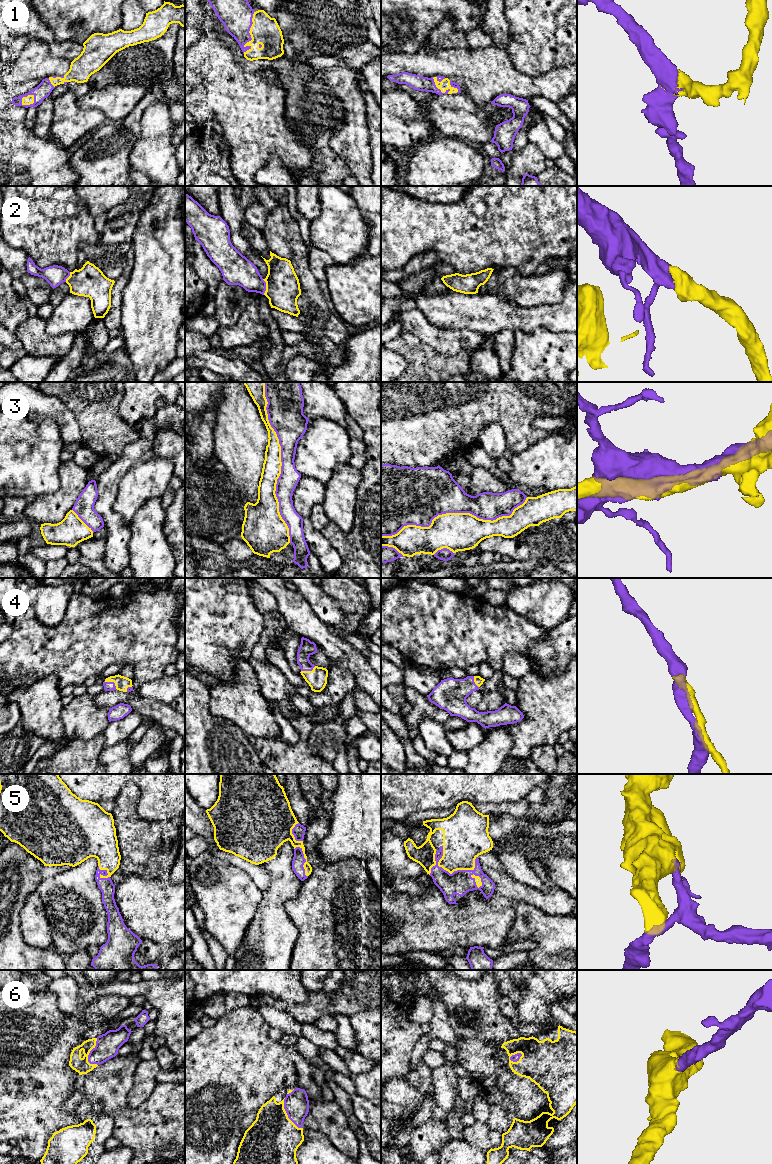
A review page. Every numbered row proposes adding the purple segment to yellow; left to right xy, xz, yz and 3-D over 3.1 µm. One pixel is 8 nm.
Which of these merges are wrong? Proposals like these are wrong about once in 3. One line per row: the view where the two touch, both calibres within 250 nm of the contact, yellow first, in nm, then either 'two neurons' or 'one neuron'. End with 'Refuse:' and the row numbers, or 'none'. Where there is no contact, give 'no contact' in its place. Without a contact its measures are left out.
1: contact in xz; calibres 220 and 260 nm; one neuron
2: contact in xz; calibres 280 and 220 nm; one neuron
3: contact in xz; calibres 150 and 200 nm; two neurons
4: contact in xy; calibres 110 and 80 nm; one neuron
5: contact in yz; calibres 340 and 200 nm; one neuron
6: contact in xy; calibres 130 and 190 nm; one neuron
Refuse: 3

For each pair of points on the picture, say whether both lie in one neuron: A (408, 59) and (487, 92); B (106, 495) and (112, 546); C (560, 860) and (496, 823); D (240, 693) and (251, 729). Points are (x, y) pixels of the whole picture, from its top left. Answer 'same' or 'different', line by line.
A: same
B: same
C: same
D: same

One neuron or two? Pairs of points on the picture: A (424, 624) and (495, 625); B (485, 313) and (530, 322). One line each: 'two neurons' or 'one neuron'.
A: one neuron
B: one neuron

